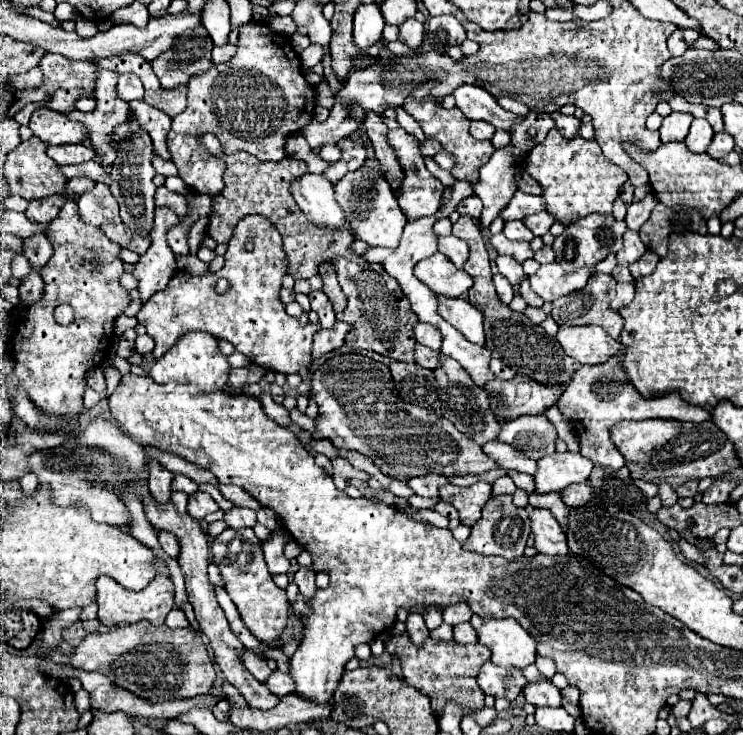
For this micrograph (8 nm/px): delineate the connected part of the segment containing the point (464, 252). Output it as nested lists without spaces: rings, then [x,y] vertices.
[[[439,236],[437,244],[439,244],[441,254],[445,254],[457,268],[463,268],[465,260],[469,256],[469,248],[463,240],[459,240],[455,236]]]

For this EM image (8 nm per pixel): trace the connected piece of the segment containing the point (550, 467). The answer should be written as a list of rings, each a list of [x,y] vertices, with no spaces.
[[[555,452],[553,456],[545,456],[537,462],[537,472],[533,476],[535,492],[549,494],[549,492],[559,492],[575,482],[587,482],[591,468],[593,462],[581,454]]]

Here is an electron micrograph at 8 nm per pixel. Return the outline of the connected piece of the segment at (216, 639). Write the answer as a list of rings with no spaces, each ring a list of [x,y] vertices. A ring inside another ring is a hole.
[[[143,494],[143,510],[145,510],[145,516],[147,520],[153,524],[155,530],[167,530],[171,534],[175,534],[179,538],[179,544],[181,544],[181,554],[179,554],[179,566],[181,566],[181,572],[183,572],[183,578],[185,578],[185,588],[187,588],[187,596],[189,596],[189,602],[195,610],[195,618],[201,626],[201,632],[207,640],[207,644],[213,648],[213,654],[215,654],[215,662],[219,664],[221,672],[225,674],[227,682],[233,684],[239,694],[247,700],[247,704],[251,708],[257,708],[257,710],[271,710],[277,706],[279,702],[279,696],[273,696],[269,692],[269,688],[265,688],[265,684],[257,682],[253,676],[249,676],[247,668],[243,666],[243,652],[245,652],[245,646],[241,644],[241,640],[231,632],[229,624],[227,624],[227,618],[221,610],[221,606],[217,604],[217,598],[215,598],[215,586],[209,582],[207,578],[207,564],[209,564],[209,542],[207,542],[207,536],[203,534],[199,522],[195,518],[191,518],[189,514],[181,516],[177,510],[175,510],[175,504],[169,500],[169,504],[165,508],[157,508],[157,502],[153,502],[153,498],[149,494]]]

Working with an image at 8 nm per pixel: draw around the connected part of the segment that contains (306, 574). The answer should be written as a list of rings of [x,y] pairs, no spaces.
[[[299,568],[295,578],[293,578],[293,582],[297,584],[301,596],[305,598],[305,604],[311,604],[311,598],[315,596],[315,590],[317,590],[317,586],[315,586],[315,572],[311,572],[307,568]]]

